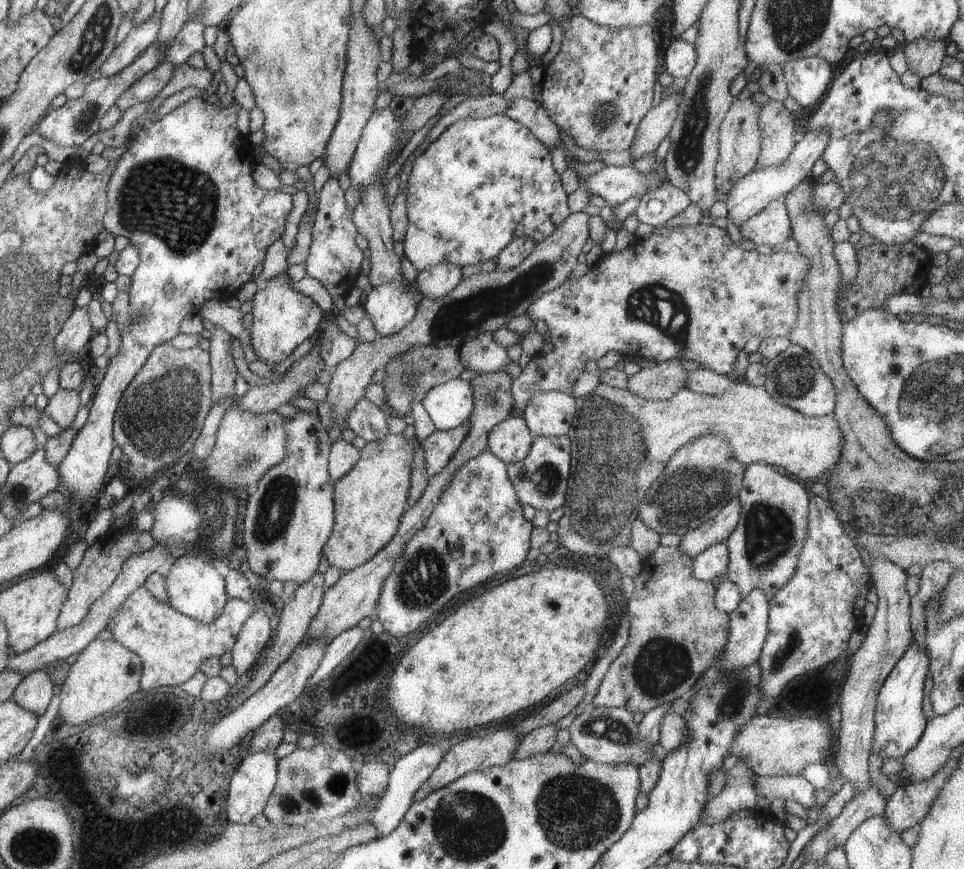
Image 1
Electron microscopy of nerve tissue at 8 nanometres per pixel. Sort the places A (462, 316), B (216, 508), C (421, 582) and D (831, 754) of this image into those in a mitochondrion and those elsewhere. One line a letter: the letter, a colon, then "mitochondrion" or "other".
A: mitochondrion
B: mitochondrion
C: mitochondrion
D: other

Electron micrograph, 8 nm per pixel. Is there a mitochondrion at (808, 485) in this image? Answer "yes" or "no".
no

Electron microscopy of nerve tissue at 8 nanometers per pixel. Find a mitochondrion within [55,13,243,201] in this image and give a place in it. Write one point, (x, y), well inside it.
(81, 122)

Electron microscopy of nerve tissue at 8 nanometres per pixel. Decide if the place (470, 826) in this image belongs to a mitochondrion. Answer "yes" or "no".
yes

